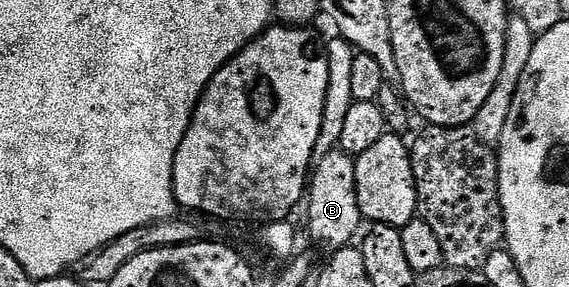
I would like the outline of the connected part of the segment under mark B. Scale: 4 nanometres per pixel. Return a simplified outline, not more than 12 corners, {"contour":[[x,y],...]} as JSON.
{"contour":[[354,158],[316,160],[307,183],[307,225],[334,253],[362,224]]}

